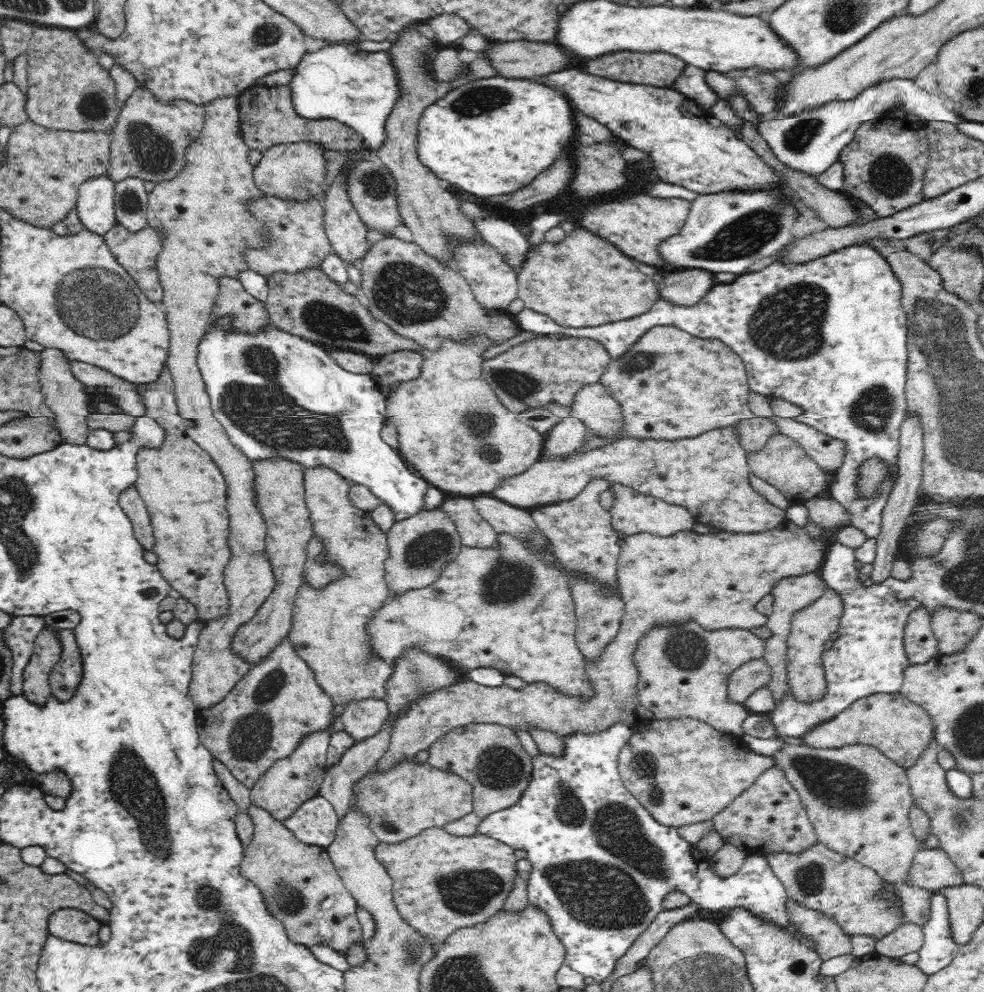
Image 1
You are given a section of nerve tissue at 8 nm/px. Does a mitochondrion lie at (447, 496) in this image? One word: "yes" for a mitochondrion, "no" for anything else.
no

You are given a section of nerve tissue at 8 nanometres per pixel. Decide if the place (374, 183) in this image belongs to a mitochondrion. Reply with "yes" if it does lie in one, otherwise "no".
yes

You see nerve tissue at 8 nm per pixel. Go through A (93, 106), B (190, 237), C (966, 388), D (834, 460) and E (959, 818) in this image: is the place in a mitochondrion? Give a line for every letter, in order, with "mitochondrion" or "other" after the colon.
A: mitochondrion
B: other
C: mitochondrion
D: other
E: mitochondrion

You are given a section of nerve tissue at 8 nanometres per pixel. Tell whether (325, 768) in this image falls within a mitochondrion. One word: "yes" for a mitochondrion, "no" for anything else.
no

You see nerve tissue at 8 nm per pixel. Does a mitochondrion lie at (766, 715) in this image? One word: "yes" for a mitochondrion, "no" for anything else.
no

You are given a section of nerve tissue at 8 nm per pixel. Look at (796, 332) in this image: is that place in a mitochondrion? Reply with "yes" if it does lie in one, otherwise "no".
yes

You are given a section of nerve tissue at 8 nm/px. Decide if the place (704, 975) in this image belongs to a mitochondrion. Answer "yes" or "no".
yes

